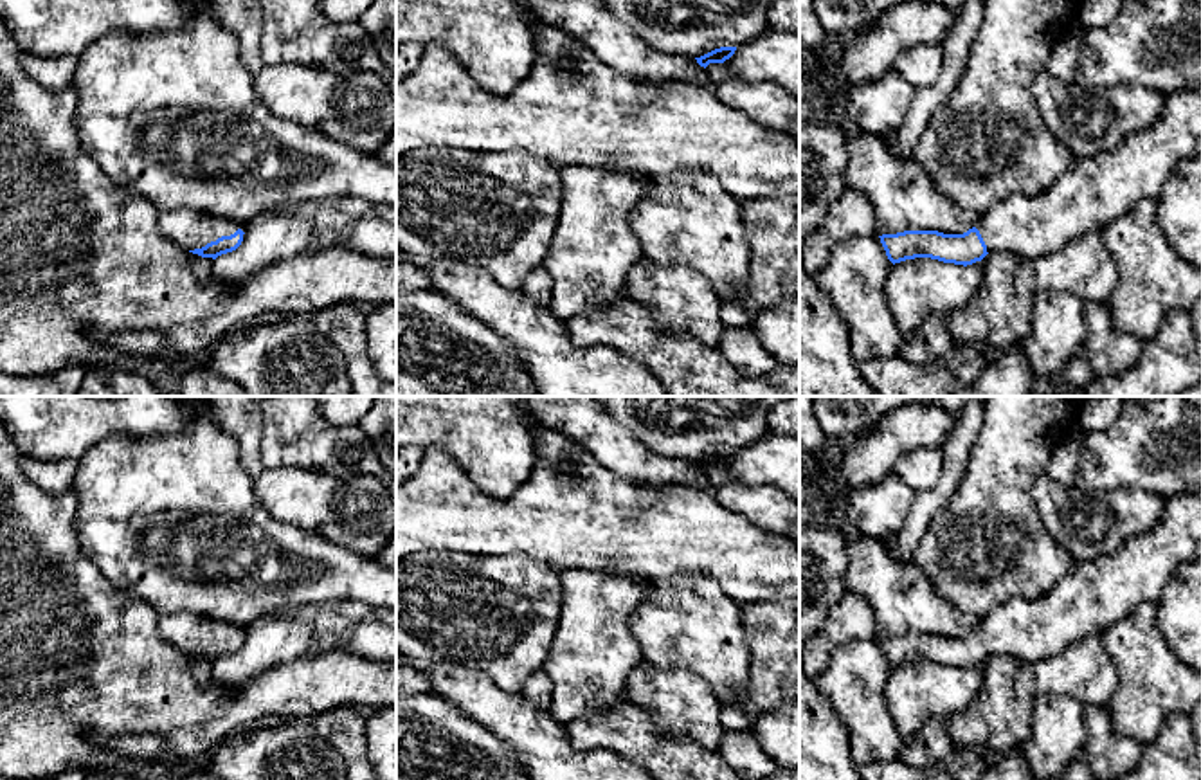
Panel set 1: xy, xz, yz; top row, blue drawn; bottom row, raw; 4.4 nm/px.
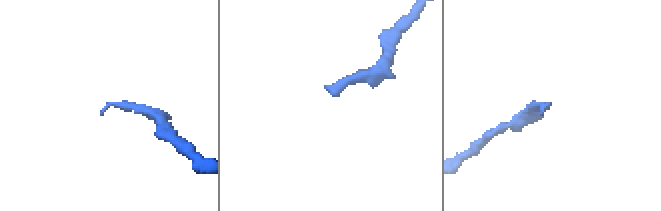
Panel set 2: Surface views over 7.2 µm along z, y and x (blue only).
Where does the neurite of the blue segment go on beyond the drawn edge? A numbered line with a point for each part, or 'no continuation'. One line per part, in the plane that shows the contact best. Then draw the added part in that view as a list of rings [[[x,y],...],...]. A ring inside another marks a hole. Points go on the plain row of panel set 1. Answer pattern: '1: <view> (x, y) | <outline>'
1: xy (188, 631) | [[[191,611],[158,616],[157,630],[162,639],[173,643],[184,654],[202,652],[221,639],[234,638],[238,632],[245,636],[245,630],[229,621]]]

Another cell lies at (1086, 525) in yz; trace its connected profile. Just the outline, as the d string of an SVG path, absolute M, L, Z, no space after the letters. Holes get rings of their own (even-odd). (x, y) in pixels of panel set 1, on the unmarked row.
M1043 476L1032 497L1052 533L1075 562L1113 553L1149 531L1163 515L1165 499L1145 490L1088 494Z

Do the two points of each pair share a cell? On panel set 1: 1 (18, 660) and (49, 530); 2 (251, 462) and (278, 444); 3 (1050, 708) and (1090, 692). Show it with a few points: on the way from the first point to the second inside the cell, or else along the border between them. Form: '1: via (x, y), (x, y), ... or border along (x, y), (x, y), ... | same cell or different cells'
1: via (18, 627), (18, 562) | same cell
2: border along (260, 415), (263, 422), (261, 463), (265, 467) | different cells
3: border along (1034, 698), (1074, 696), (1084, 707) | different cells

